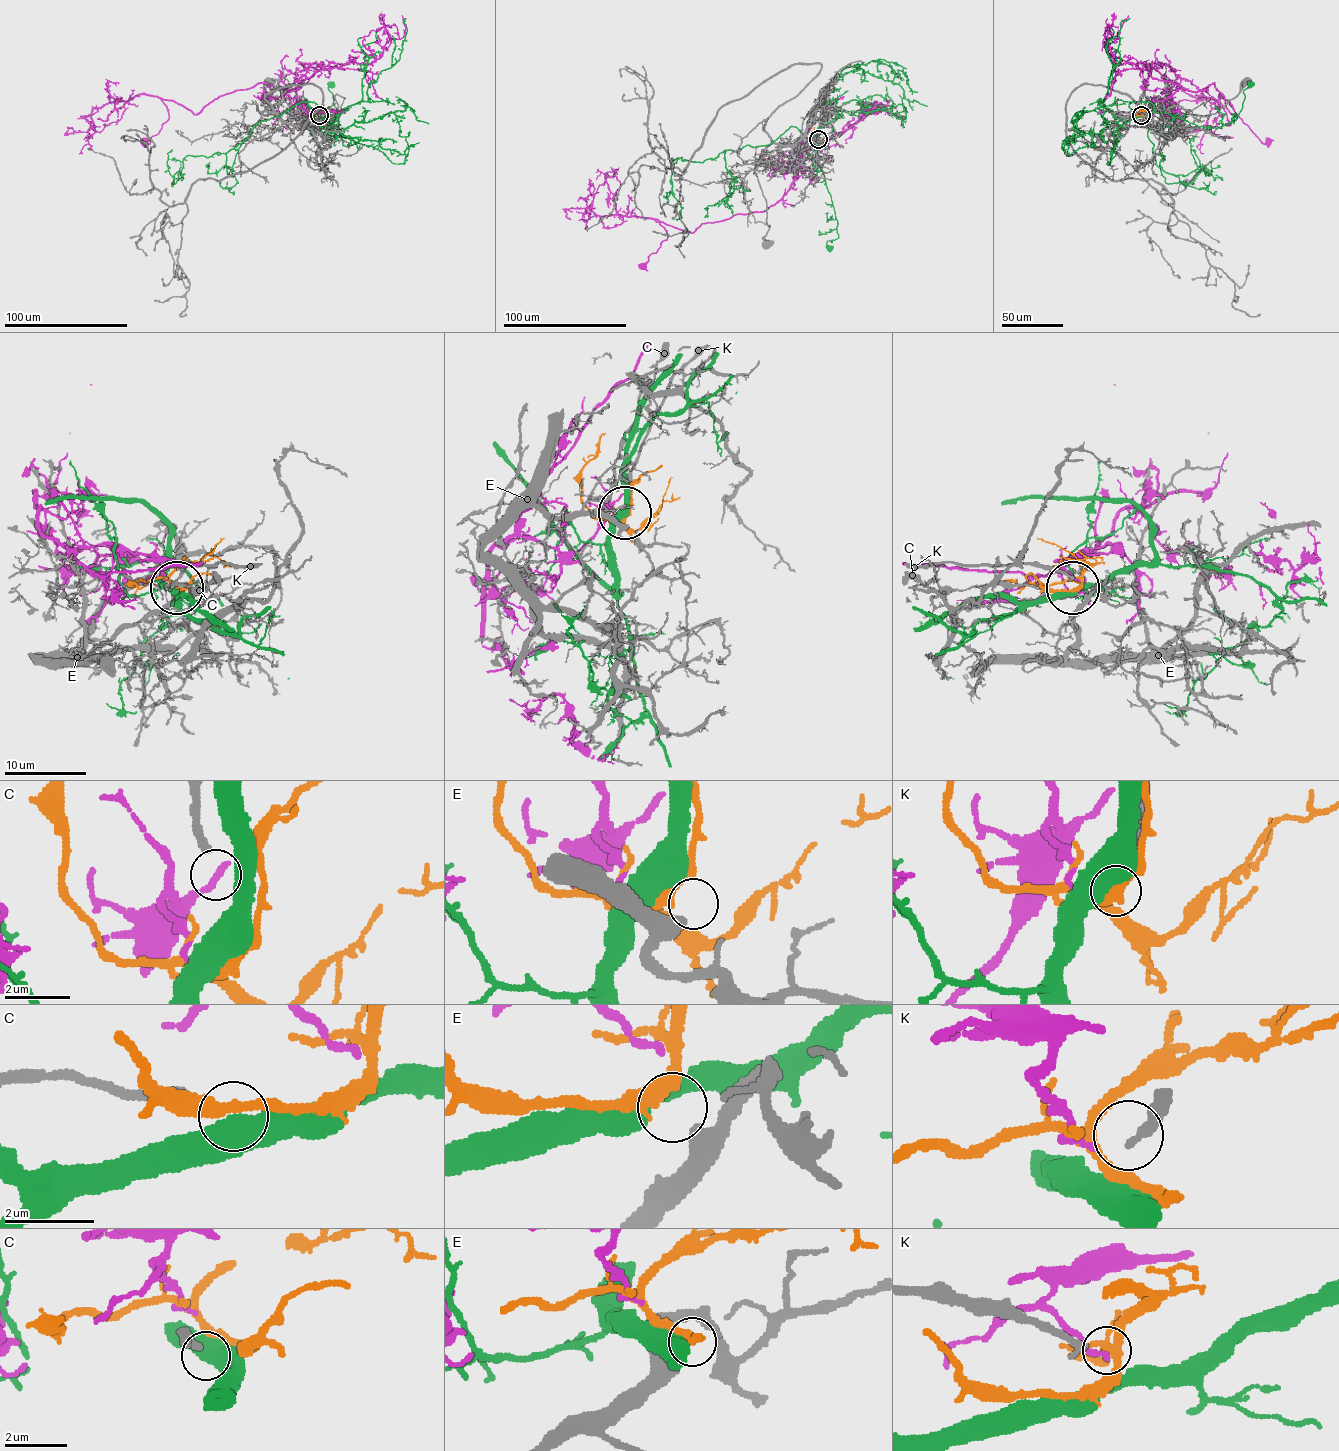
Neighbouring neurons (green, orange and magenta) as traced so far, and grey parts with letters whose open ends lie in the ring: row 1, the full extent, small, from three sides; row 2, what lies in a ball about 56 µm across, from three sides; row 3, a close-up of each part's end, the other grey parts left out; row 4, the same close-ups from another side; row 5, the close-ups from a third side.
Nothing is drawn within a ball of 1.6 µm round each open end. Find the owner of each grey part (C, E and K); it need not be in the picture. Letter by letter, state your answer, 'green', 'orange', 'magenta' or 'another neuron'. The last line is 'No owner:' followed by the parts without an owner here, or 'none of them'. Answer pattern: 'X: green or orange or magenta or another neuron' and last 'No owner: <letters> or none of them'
C: another neuron
E: orange
K: another neuron
No owner: C, K

